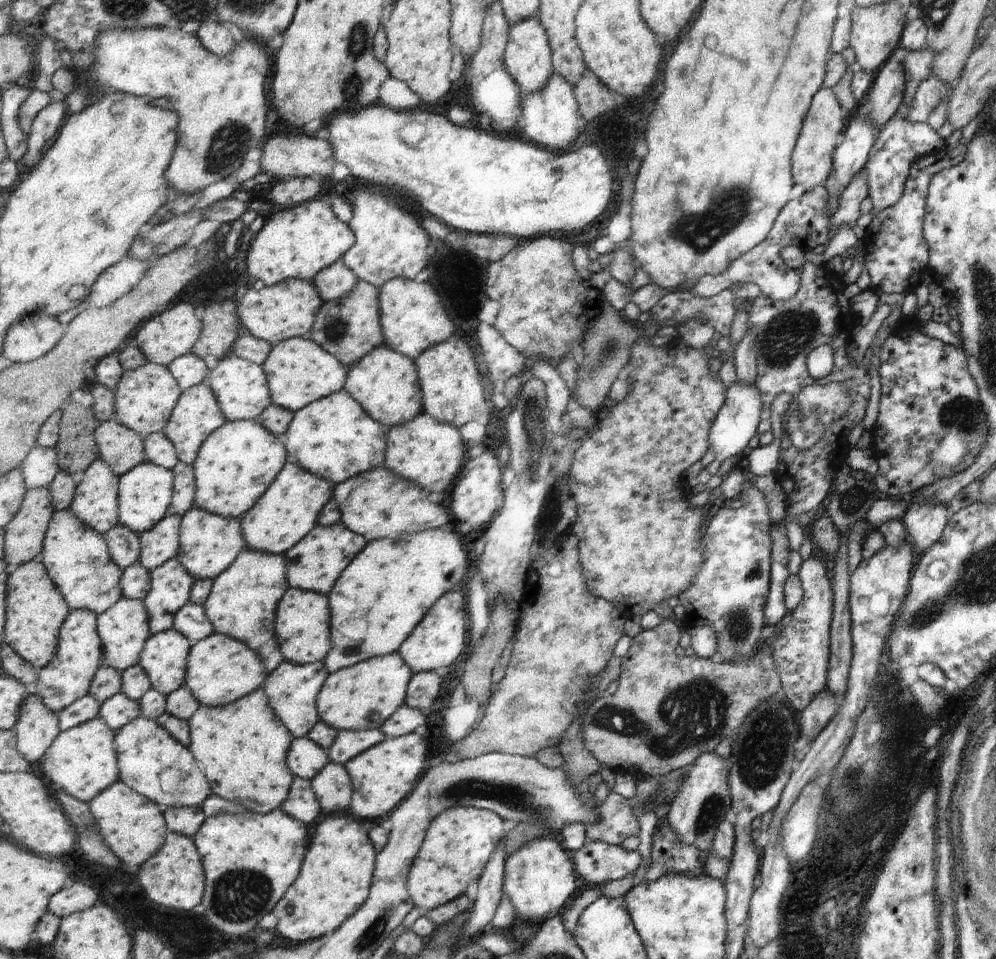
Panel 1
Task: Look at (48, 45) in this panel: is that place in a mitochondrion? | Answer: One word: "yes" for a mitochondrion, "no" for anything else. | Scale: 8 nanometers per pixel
no

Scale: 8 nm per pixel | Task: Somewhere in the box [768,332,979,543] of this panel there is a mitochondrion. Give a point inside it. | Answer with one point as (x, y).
(850, 500)

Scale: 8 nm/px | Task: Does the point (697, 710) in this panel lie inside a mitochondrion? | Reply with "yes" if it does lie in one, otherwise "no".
yes

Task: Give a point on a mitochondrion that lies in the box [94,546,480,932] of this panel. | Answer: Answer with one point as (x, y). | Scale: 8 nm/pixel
(236, 897)

